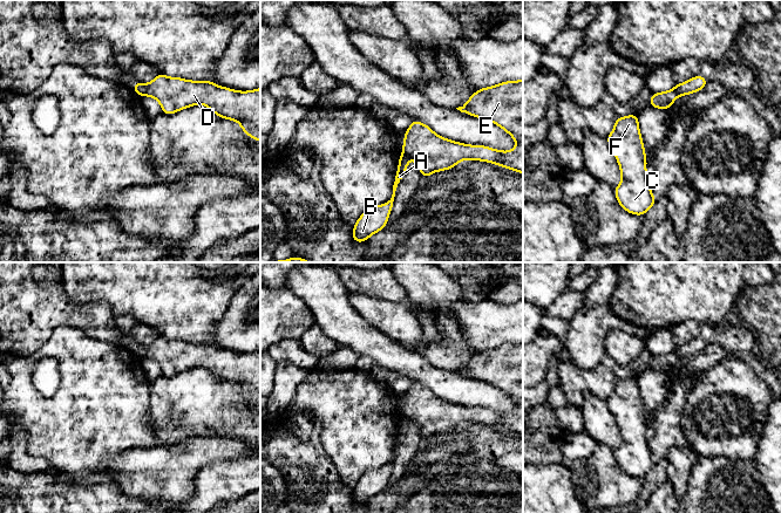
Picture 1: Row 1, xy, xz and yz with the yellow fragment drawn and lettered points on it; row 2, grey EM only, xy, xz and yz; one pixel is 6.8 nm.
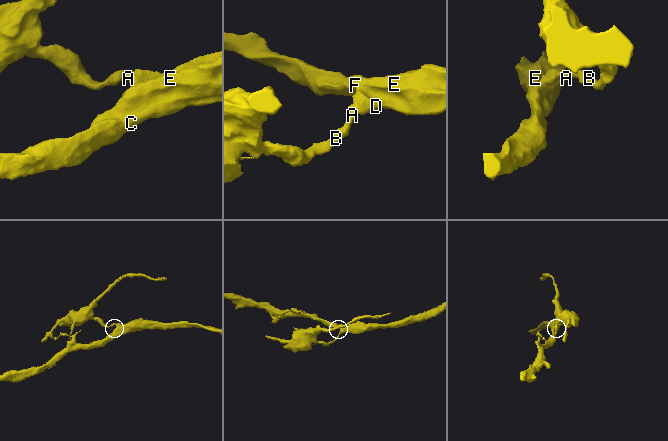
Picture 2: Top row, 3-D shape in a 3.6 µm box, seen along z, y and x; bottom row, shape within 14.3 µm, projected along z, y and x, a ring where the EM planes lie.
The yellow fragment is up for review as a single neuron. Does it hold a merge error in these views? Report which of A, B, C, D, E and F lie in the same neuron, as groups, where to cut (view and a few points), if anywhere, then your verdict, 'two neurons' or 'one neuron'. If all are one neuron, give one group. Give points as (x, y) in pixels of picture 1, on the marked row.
A B / C D E F | xy (147, 84), (143, 95) | two neurons

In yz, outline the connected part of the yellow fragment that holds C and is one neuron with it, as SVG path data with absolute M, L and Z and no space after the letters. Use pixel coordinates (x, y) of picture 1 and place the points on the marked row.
M638 114L617 117L612 132L606 137L620 167L622 182L614 187L616 198L626 212L644 216L657 203L648 185L645 149L639 132Z

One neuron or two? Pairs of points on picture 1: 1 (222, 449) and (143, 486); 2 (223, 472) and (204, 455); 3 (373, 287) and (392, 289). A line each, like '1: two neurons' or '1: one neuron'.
1: one neuron
2: two neurons
3: one neuron

